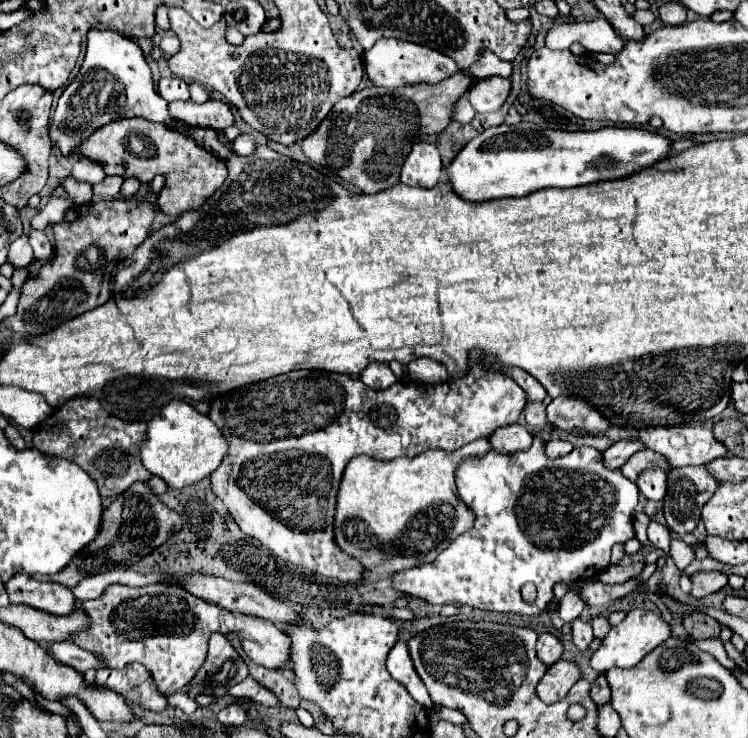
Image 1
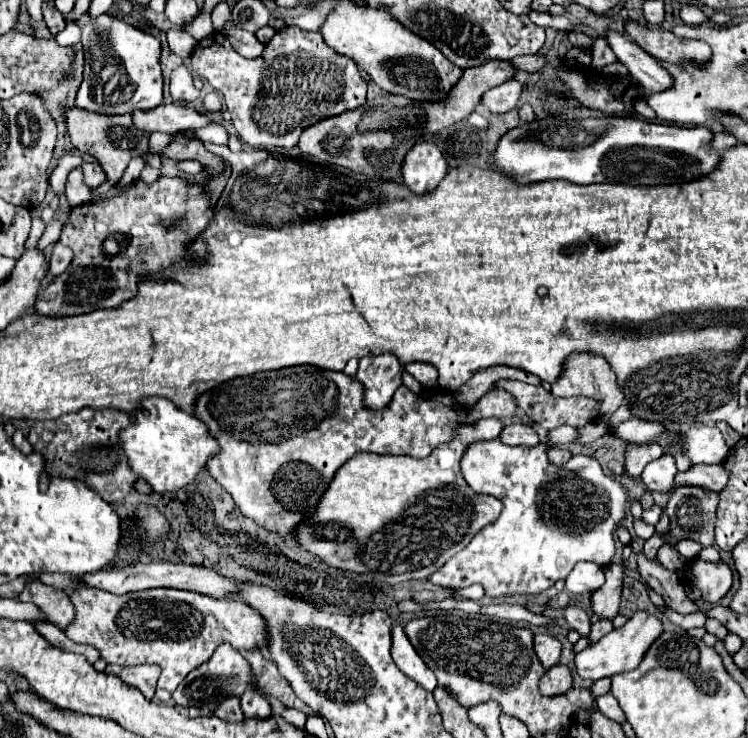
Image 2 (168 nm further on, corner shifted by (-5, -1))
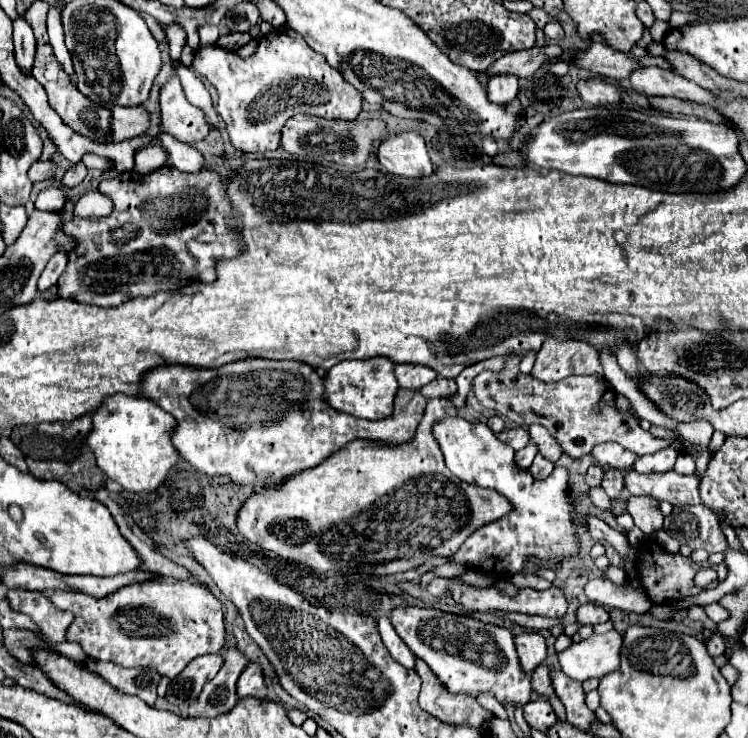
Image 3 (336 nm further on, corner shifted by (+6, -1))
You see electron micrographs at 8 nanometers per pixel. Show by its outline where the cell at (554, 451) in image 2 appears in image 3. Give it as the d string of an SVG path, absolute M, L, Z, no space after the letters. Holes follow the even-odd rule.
M536 455L534 457L534 463L530 467L530 473L536 479L544 479L544 477L548 477L552 473L552 469L554 469L554 463L550 463L548 459L544 459L542 455Z

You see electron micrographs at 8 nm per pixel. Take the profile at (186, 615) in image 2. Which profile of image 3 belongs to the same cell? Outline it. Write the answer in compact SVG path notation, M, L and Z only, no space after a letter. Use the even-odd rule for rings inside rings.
M148 579L144 583L124 585L124 589L110 593L108 597L92 597L76 591L52 591L50 601L58 609L74 613L68 641L80 643L84 653L98 661L112 661L124 667L154 667L160 675L174 679L194 657L206 653L220 653L224 645L224 609L220 599L216 599L206 587L190 581L166 581Z

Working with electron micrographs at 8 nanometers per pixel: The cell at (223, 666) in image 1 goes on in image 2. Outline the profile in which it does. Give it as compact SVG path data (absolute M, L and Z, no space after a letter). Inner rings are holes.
M223 643L219 645L219 649L215 649L213 657L199 669L195 669L189 677L185 677L185 681L181 681L179 689L175 689L173 693L173 701L179 707L199 707L199 709L209 709L213 711L215 705L219 705L219 701L223 701L223 697L231 697L231 693L243 693L247 689L247 685L255 683L255 673L249 665L249 661L231 645Z

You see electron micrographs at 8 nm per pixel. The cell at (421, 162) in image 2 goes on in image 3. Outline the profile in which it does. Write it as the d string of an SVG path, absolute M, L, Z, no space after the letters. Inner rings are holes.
M404 131L388 137L376 151L382 167L392 175L402 177L426 177L432 175L432 161L424 137L414 131Z

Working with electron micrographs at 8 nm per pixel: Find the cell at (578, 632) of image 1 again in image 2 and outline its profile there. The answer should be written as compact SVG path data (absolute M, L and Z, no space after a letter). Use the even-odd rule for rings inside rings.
M567 607L567 609L565 609L565 619L567 619L569 627L575 629L583 639L589 637L591 621L589 621L589 615L587 615L581 607Z

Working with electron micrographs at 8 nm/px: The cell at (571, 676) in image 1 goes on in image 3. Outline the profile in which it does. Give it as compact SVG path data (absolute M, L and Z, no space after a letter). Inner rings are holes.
M542 663L542 665L538 665L538 667L534 669L534 673L532 673L532 689L534 689L538 695L548 697L548 701L550 701L552 707L554 707L554 711L558 713L558 719L564 719L564 717L566 717L562 703L560 703L560 701L556 699L556 695L554 695L554 687L552 687L552 681L550 681L550 669L548 669L546 663Z

